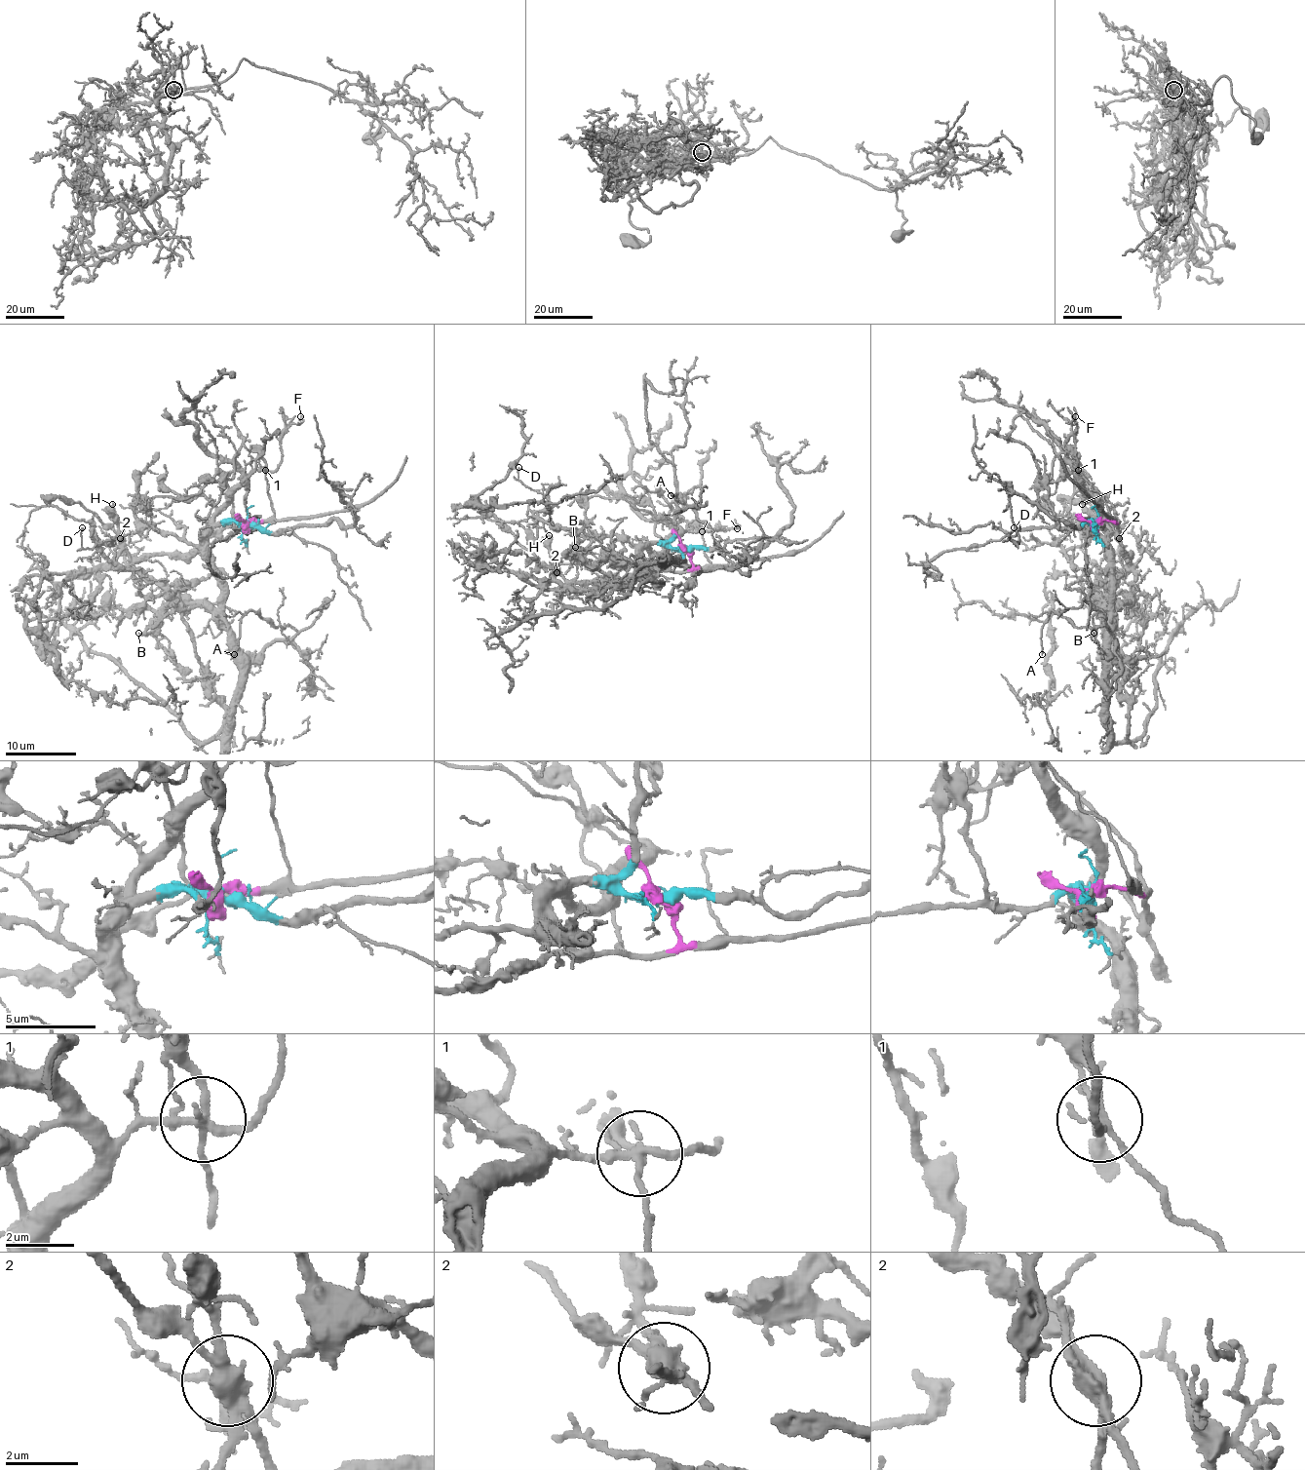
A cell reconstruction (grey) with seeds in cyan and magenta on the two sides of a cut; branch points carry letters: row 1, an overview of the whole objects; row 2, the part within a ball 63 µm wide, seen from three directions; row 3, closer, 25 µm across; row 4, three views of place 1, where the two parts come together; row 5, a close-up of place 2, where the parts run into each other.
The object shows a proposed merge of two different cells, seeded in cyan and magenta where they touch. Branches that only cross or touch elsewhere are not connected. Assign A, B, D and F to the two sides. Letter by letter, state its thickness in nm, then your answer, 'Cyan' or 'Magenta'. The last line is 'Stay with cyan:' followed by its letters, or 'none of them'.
A: Thickness 110 nm. Cyan
B: Thickness 280 nm. Cyan
D: Thickness 140 nm. Cyan
F: Thickness 160 nm. Cyan
Stay with cyan: A, B, D, F

